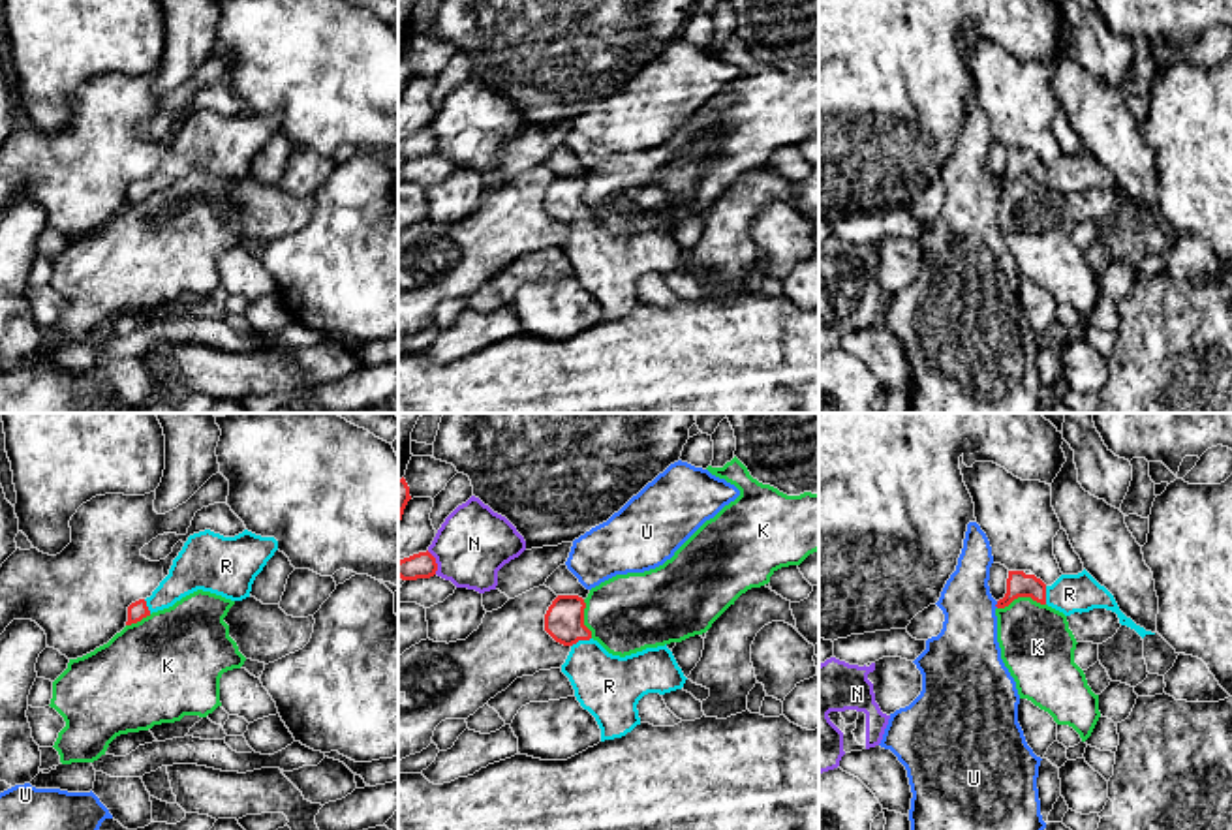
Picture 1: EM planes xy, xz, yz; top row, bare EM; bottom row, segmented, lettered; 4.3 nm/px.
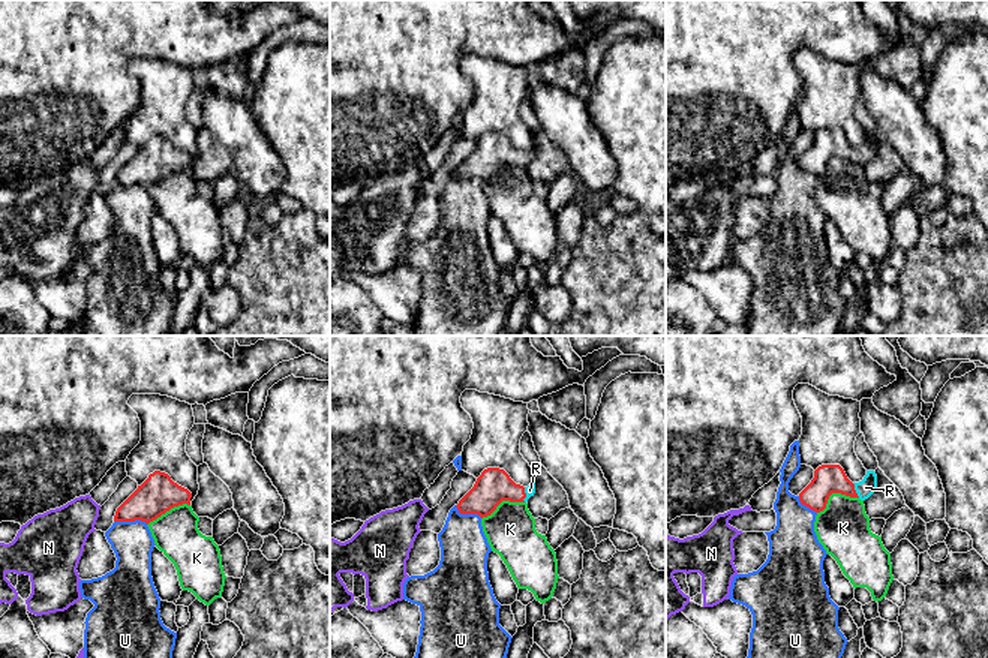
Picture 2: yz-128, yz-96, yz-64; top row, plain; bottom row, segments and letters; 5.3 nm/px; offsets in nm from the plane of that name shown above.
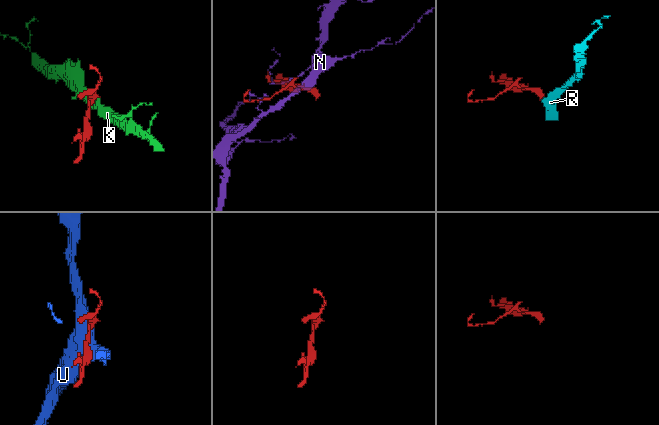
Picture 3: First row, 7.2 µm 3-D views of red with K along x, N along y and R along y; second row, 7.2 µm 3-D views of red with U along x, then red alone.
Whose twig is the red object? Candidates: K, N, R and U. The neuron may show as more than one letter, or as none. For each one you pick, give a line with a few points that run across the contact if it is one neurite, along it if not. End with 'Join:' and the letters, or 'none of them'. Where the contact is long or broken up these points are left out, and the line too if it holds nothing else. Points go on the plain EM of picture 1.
R: line xz (564, 199), (581, 218), (588, 245), (609, 265)
Join: R

